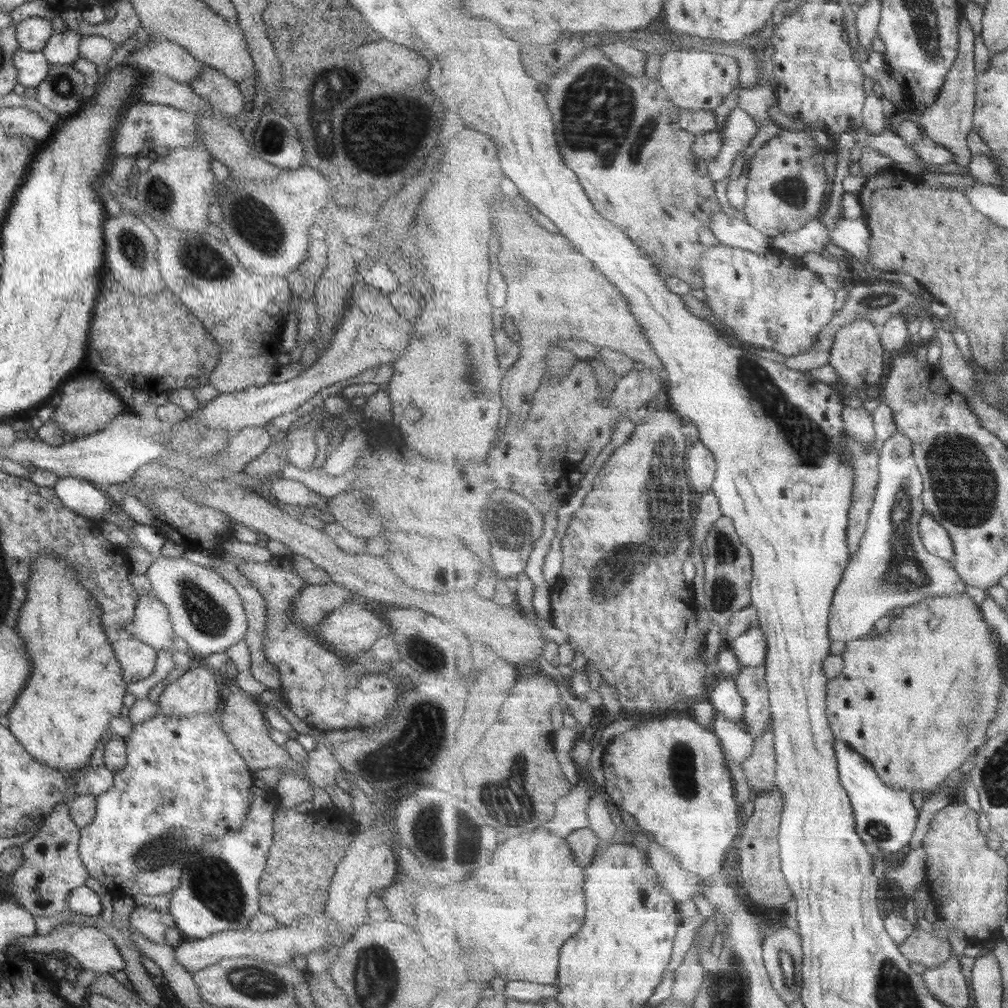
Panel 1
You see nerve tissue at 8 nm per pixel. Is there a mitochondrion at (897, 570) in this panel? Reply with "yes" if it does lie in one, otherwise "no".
yes

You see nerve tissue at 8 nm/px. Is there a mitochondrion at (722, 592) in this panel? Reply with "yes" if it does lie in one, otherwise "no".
yes

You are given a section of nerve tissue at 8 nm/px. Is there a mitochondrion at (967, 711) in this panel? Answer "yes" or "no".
yes

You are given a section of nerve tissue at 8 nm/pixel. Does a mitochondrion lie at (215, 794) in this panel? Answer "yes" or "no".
no

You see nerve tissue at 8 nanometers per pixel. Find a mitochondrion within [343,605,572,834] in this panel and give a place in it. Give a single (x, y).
(429, 723)

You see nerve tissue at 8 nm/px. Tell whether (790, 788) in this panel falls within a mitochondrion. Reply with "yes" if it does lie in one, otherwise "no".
no

